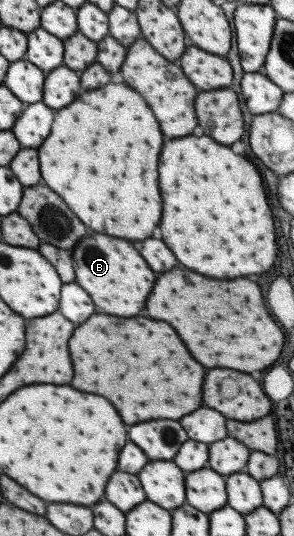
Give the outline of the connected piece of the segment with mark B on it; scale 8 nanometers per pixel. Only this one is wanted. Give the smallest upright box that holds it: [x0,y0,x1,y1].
[71,233,153,317]

